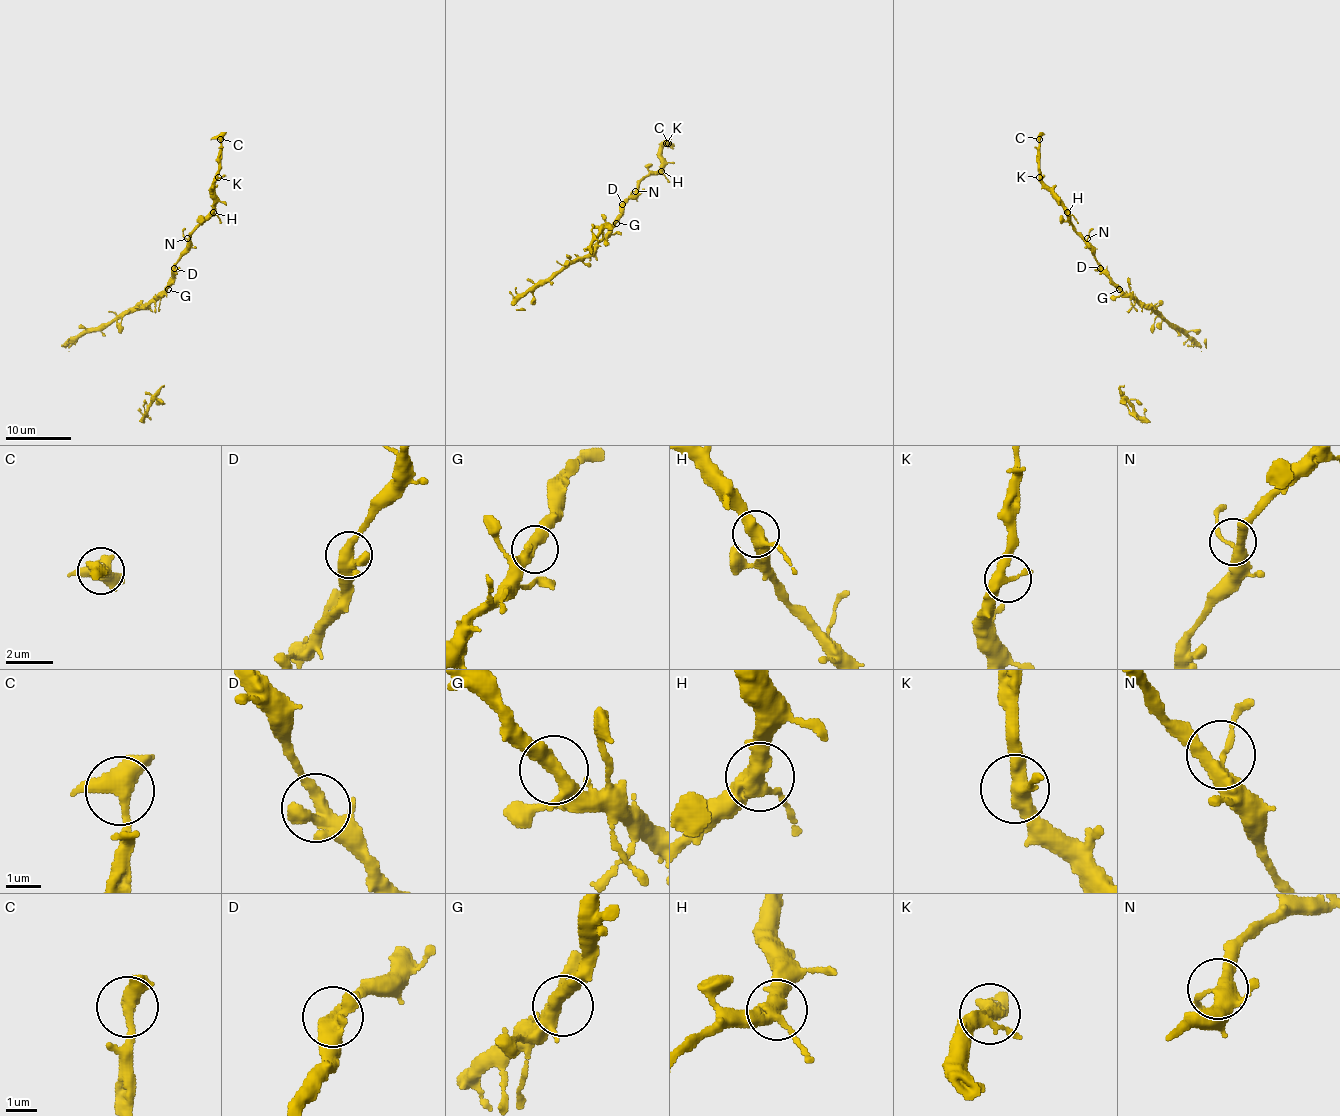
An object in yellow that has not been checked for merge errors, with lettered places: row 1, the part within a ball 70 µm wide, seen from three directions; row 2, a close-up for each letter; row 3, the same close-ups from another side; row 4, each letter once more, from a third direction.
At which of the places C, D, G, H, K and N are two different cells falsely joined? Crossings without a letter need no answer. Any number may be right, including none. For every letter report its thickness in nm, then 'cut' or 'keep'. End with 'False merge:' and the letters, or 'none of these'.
C: 400 nm | keep
D: 400 nm | keep
G: 360 nm | keep
H: 400 nm | keep
K: 340 nm | keep
N: 320 nm | keep
False merge: none of these

